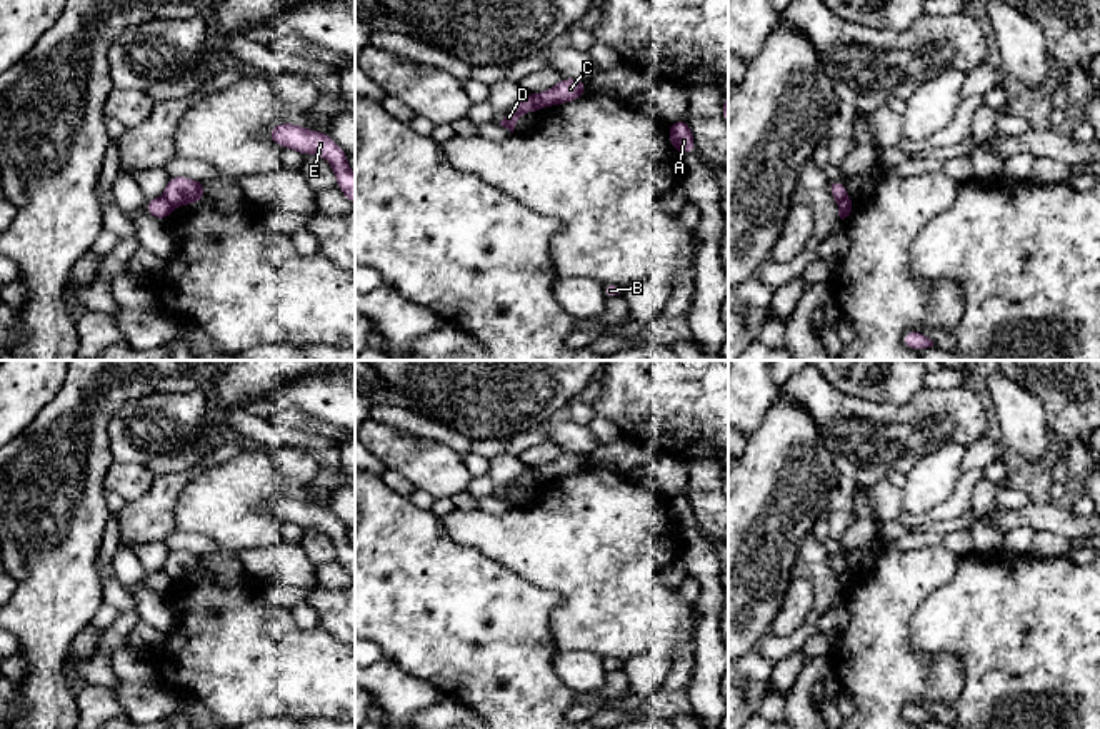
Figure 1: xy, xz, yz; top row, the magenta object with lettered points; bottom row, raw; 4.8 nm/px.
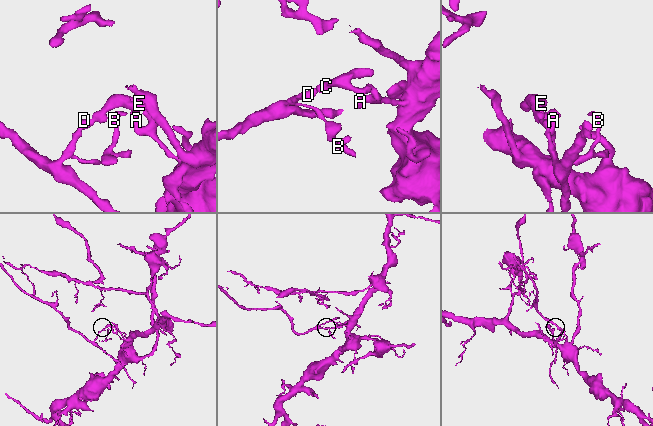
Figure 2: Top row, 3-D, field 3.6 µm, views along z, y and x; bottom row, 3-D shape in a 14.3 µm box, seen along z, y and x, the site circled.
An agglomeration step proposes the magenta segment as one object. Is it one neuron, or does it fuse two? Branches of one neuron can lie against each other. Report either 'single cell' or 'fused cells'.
fused cells

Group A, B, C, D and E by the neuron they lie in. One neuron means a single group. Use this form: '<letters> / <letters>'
A C E / B D

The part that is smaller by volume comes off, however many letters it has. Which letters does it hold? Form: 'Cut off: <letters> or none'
Cut off: B, D

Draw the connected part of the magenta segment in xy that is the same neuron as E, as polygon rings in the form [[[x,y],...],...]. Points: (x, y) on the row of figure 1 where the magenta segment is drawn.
[[[280,122],[267,132],[267,137],[277,145],[293,148],[302,155],[317,153],[327,158],[337,177],[337,189],[355,205],[355,173],[348,168],[348,155],[328,133]]]

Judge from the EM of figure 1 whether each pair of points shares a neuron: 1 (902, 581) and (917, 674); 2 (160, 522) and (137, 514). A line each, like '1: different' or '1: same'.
1: same
2: same

